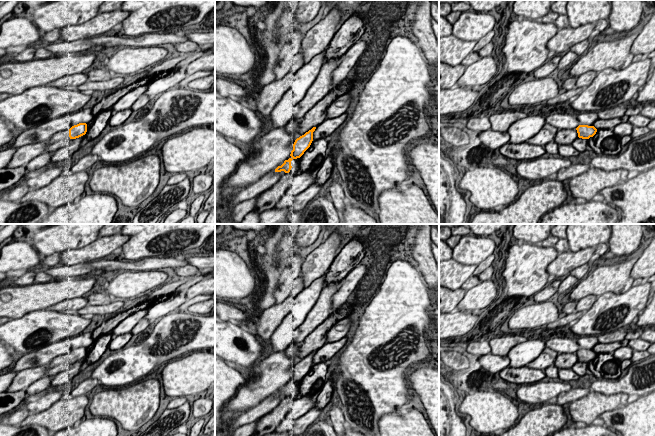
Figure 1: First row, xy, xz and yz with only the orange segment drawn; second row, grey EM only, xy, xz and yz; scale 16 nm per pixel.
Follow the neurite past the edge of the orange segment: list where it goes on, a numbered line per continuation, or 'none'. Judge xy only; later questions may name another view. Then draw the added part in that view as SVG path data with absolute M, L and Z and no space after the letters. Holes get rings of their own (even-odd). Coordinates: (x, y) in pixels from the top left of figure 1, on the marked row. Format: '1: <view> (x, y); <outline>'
none

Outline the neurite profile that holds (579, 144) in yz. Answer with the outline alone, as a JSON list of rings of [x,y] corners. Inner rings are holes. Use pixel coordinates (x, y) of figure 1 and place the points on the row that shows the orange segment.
[[[577,138],[572,143],[572,146],[579,152],[585,152],[586,151],[586,140],[582,138]]]

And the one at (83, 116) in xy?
[[[92,108],[83,109],[72,113],[68,113],[63,116],[64,122],[69,122],[71,124],[70,128],[79,123],[89,123],[94,115],[92,114]]]

